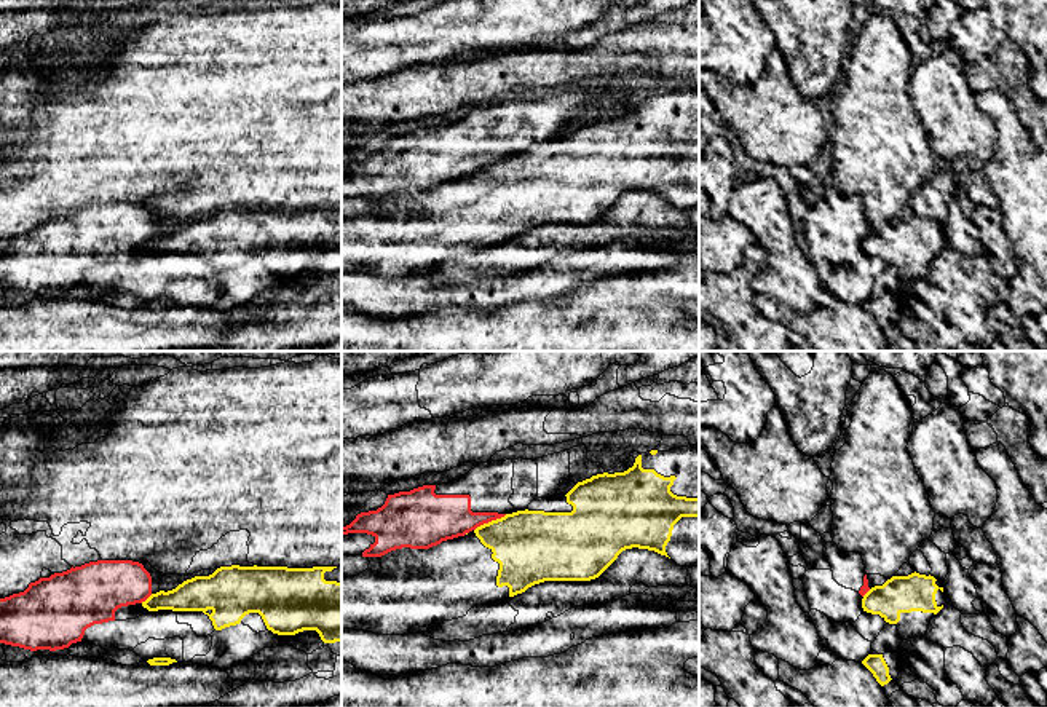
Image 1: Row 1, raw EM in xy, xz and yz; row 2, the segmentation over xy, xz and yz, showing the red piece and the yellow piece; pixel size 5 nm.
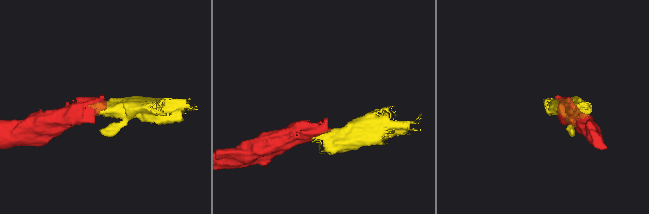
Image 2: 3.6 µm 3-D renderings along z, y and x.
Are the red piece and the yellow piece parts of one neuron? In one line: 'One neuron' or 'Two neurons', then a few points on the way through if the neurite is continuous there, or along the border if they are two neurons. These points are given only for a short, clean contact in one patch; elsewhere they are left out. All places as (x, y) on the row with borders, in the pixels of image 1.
Two neurons. Boundary: xz (506, 514), (484, 522), (474, 530)

